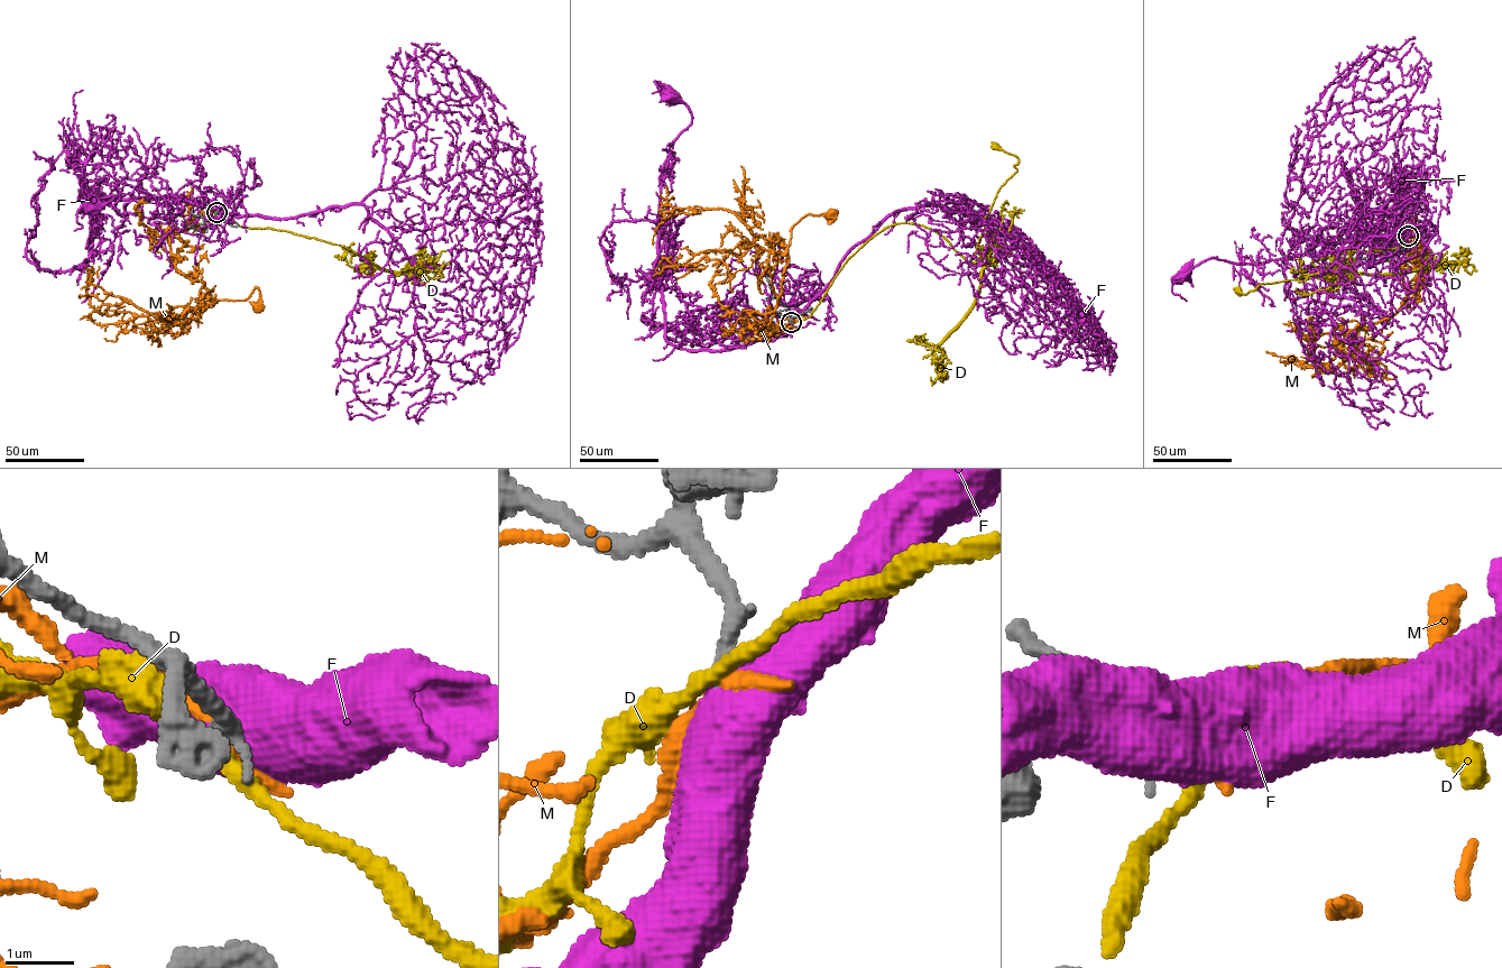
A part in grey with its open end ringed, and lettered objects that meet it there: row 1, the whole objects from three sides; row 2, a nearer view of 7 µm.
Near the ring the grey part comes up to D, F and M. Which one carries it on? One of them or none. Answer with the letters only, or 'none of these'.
F

